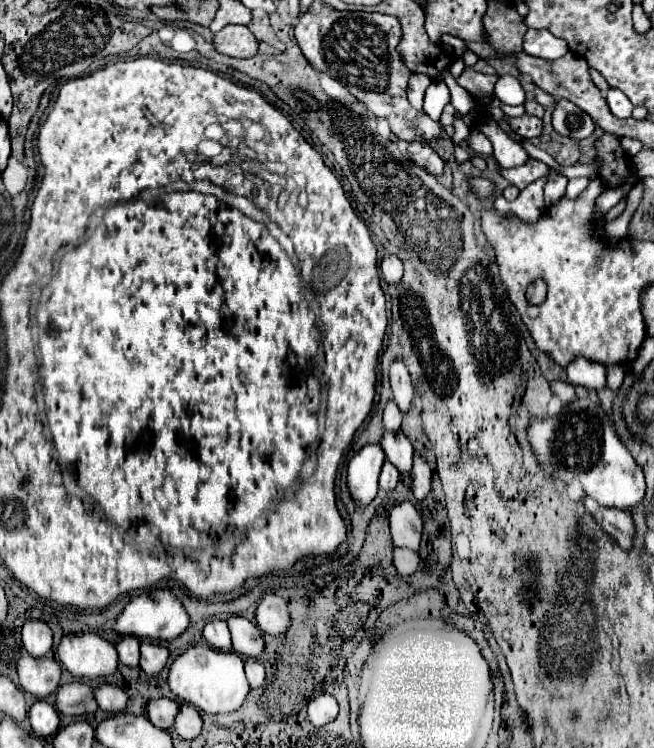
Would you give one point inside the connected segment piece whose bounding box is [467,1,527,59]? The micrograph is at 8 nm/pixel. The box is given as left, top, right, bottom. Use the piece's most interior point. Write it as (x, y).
(504, 26)

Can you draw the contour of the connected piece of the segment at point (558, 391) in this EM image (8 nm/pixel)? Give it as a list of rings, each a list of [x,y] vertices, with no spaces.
[[[553,381],[551,383],[551,391],[567,405],[567,403],[571,403],[573,399],[575,399],[575,389],[573,389],[573,385],[571,383],[563,383],[563,381]]]

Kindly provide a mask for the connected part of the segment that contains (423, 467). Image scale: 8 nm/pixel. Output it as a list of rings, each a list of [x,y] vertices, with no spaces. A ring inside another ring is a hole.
[[[415,453],[413,455],[413,469],[411,469],[411,491],[417,501],[423,501],[431,489],[431,469],[427,461]]]

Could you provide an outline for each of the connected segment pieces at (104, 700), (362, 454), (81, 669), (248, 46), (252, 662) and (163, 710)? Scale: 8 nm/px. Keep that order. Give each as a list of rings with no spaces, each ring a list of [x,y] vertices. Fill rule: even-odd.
[[[103,683],[103,685],[93,689],[93,695],[97,699],[97,705],[103,711],[109,711],[109,713],[121,713],[125,709],[125,705],[127,705],[127,695],[117,685]]]
[[[365,445],[361,451],[357,451],[349,465],[347,465],[347,491],[357,507],[367,507],[379,489],[379,469],[385,461],[385,453],[381,451],[381,445]]]
[[[89,631],[65,635],[57,647],[57,657],[61,665],[77,679],[113,675],[119,663],[113,643]]]
[[[227,25],[215,35],[215,49],[231,57],[253,57],[257,39],[245,25]]]
[[[245,659],[245,675],[251,689],[261,687],[265,683],[265,669],[257,659]]]
[[[149,699],[145,703],[147,719],[159,729],[171,729],[171,721],[179,711],[179,705],[171,699]]]

